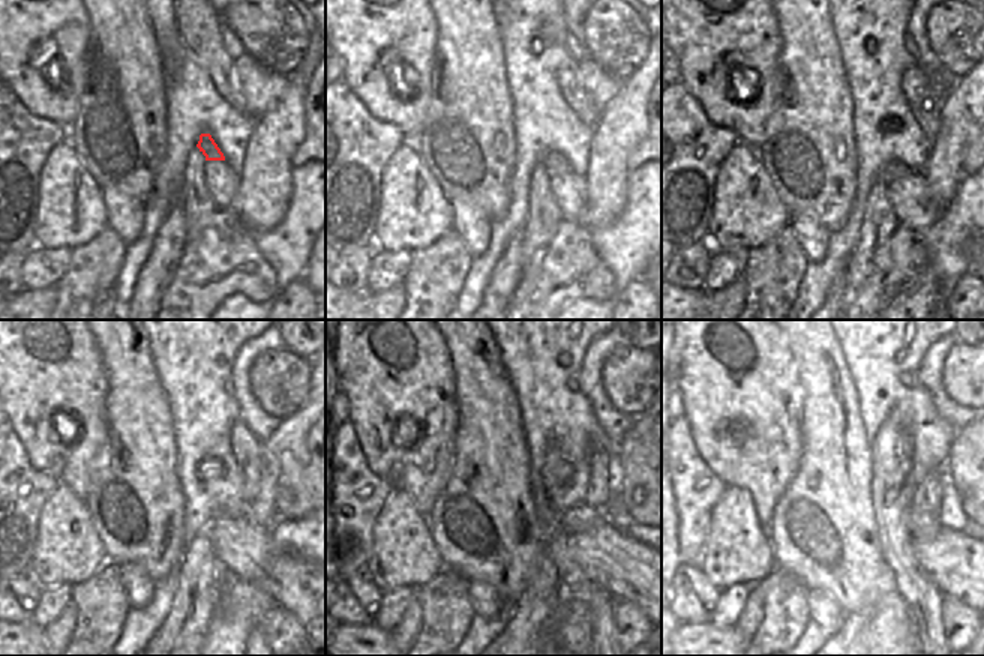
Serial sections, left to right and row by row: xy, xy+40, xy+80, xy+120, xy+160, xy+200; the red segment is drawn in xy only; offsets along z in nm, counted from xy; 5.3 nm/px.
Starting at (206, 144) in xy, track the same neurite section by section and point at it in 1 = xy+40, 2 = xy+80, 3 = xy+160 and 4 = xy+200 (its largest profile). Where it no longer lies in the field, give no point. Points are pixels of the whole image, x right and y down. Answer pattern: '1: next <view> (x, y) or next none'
1: next xy+40 (554, 164)
2: next xy+80 (893, 170)
3: next xy+160 (579, 518)
4: next xy+200 (923, 526)

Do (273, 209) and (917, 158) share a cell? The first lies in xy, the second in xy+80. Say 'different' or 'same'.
different

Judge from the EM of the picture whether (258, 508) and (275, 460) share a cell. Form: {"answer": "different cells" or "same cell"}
{"answer": "same cell"}

